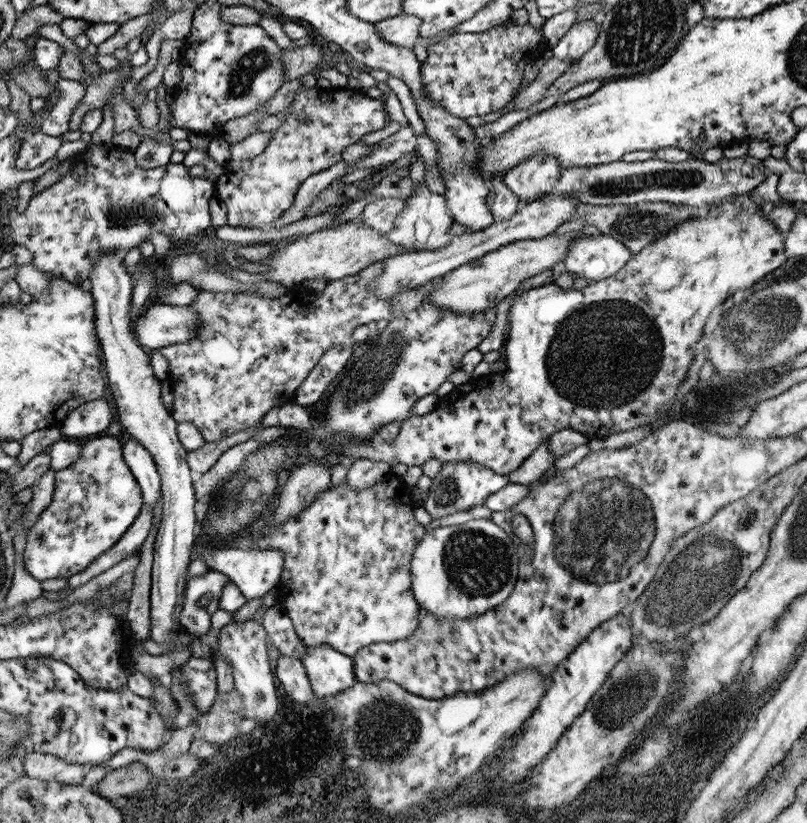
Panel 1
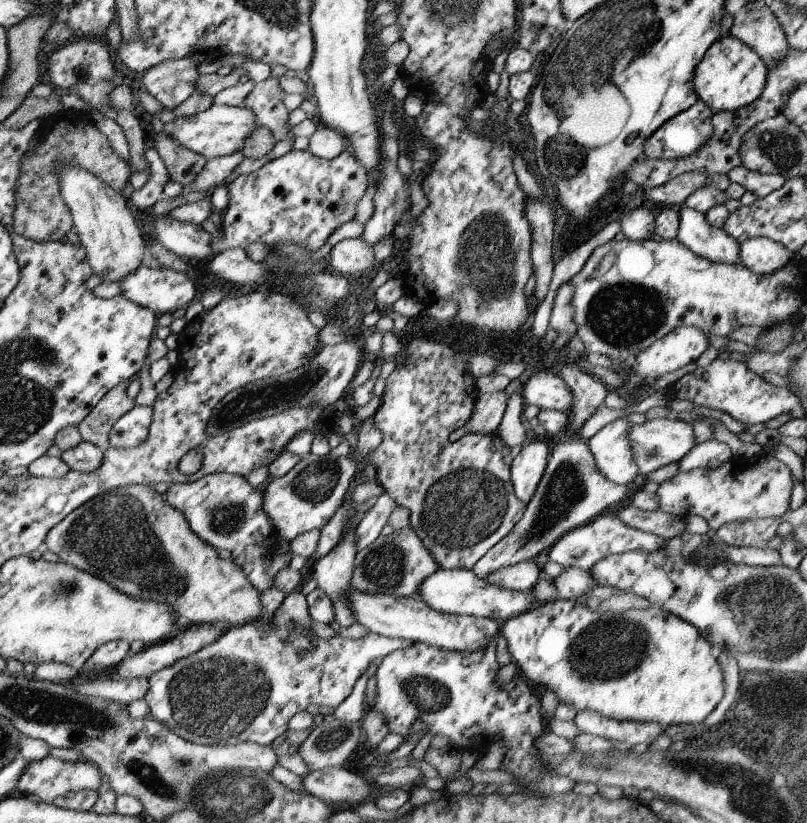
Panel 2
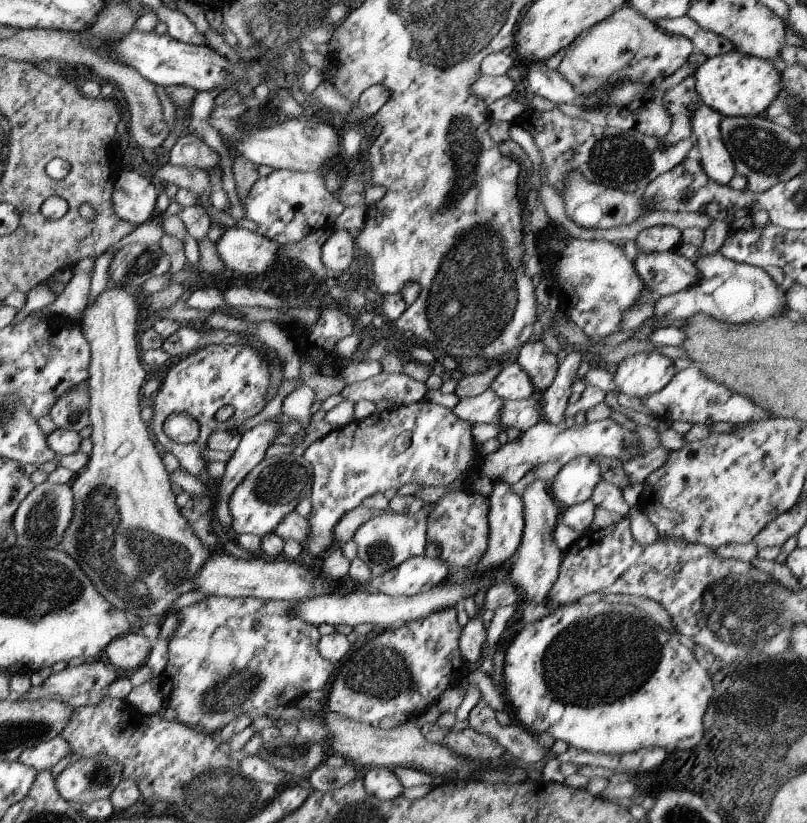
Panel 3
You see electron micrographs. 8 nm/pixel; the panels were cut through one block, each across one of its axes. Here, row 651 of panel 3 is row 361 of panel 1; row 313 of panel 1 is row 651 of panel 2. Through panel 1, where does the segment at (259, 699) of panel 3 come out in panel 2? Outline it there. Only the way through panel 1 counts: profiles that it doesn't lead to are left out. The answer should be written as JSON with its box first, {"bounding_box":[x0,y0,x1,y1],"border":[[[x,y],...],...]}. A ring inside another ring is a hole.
{"bounding_box":[145,588,411,746],"border":[[[301,588],[291,592],[289,596],[285,596],[285,600],[281,602],[279,608],[275,608],[275,612],[269,616],[269,624],[261,624],[261,620],[253,622],[253,624],[245,624],[245,626],[239,626],[239,628],[231,628],[227,632],[223,632],[215,642],[211,642],[209,646],[201,648],[199,652],[187,656],[187,658],[181,658],[177,660],[175,664],[171,664],[169,668],[163,668],[155,674],[149,676],[149,692],[145,694],[145,702],[149,706],[149,716],[161,724],[165,724],[169,730],[173,730],[177,736],[181,736],[183,740],[191,742],[191,744],[201,744],[201,746],[237,746],[237,744],[243,744],[243,742],[253,742],[253,744],[259,744],[259,746],[271,746],[271,742],[281,736],[283,732],[289,730],[289,720],[297,714],[297,712],[305,712],[307,706],[311,704],[317,704],[319,708],[321,706],[329,706],[329,708],[339,708],[339,704],[349,696],[353,684],[359,680],[361,674],[365,674],[367,666],[375,660],[375,658],[385,658],[389,656],[391,652],[395,650],[403,650],[407,648],[411,642],[405,642],[405,640],[393,640],[393,638],[385,638],[385,636],[379,636],[379,634],[365,634],[363,638],[359,640],[349,640],[349,638],[329,638],[329,640],[319,640],[315,638],[311,632],[309,632],[309,622],[313,618],[309,616],[309,610],[307,610],[307,598],[301,594]]]}

